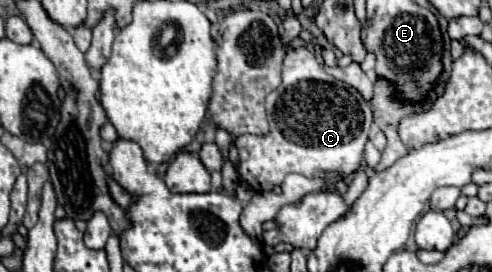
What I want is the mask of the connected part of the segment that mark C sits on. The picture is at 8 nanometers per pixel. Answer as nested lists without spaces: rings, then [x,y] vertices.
[[[298,47],[286,55],[282,83],[266,97],[266,115],[270,123],[268,135],[242,135],[236,139],[240,155],[236,173],[252,191],[272,191],[276,185],[282,185],[288,173],[300,173],[304,177],[344,177],[358,169],[372,125],[370,105],[354,87],[326,73],[310,49]]]

